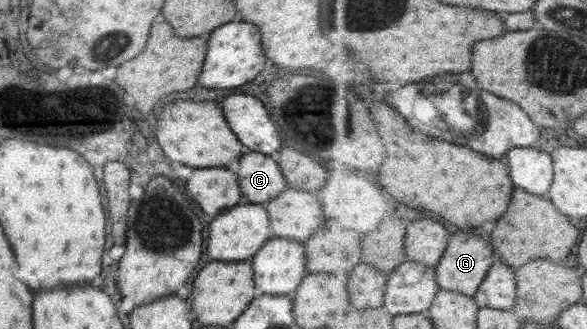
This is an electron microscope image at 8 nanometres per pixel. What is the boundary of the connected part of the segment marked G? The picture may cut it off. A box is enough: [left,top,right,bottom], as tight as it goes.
[436,233,500,297]

